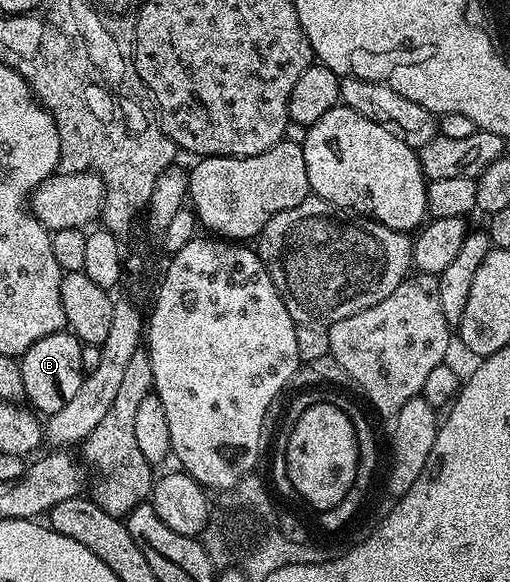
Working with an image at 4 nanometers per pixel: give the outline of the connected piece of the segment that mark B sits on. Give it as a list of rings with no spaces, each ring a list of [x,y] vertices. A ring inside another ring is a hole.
[[[69,331],[45,335],[45,339],[37,339],[33,347],[22,353],[18,358],[21,383],[25,383],[25,398],[32,410],[50,415],[61,411],[61,407],[65,407],[65,403],[77,395],[85,376],[80,359],[81,343]]]

